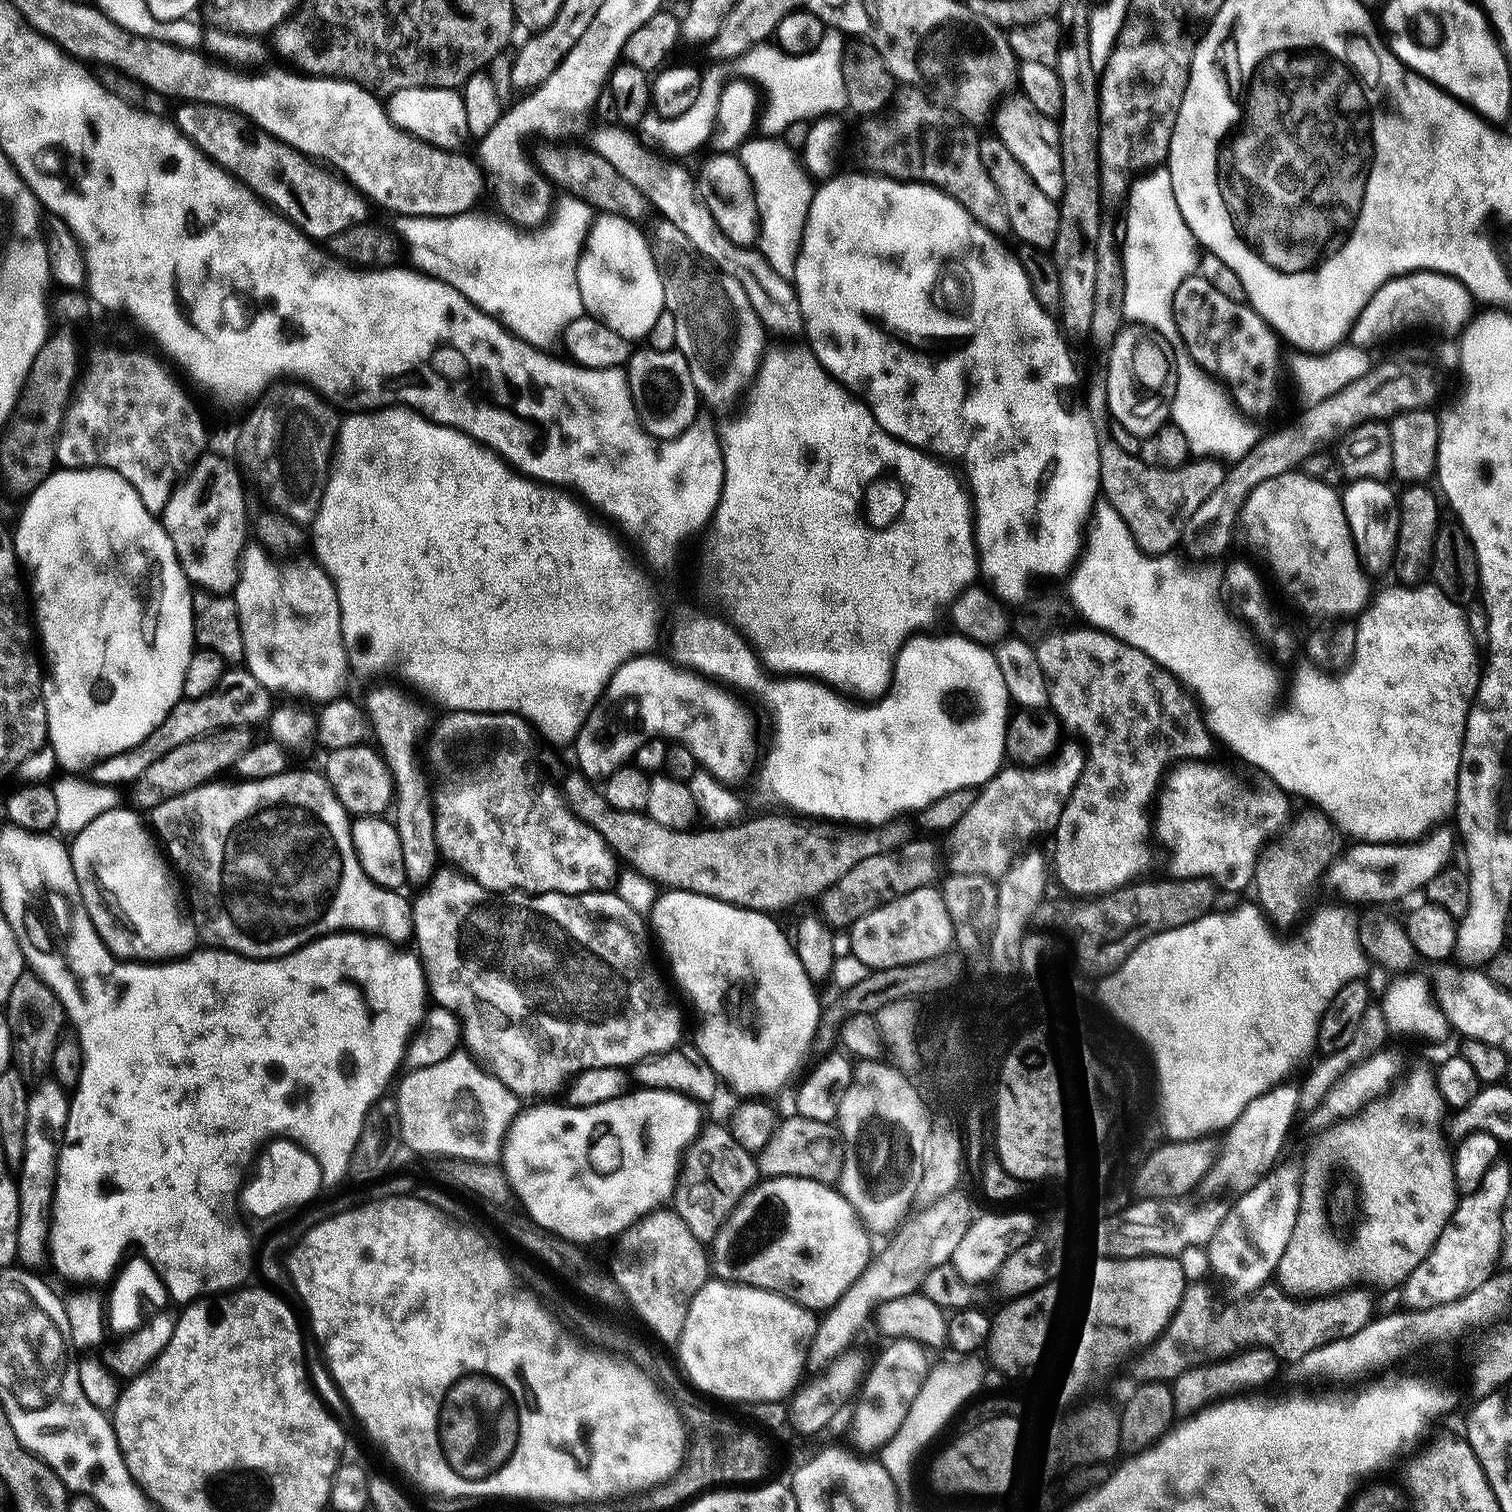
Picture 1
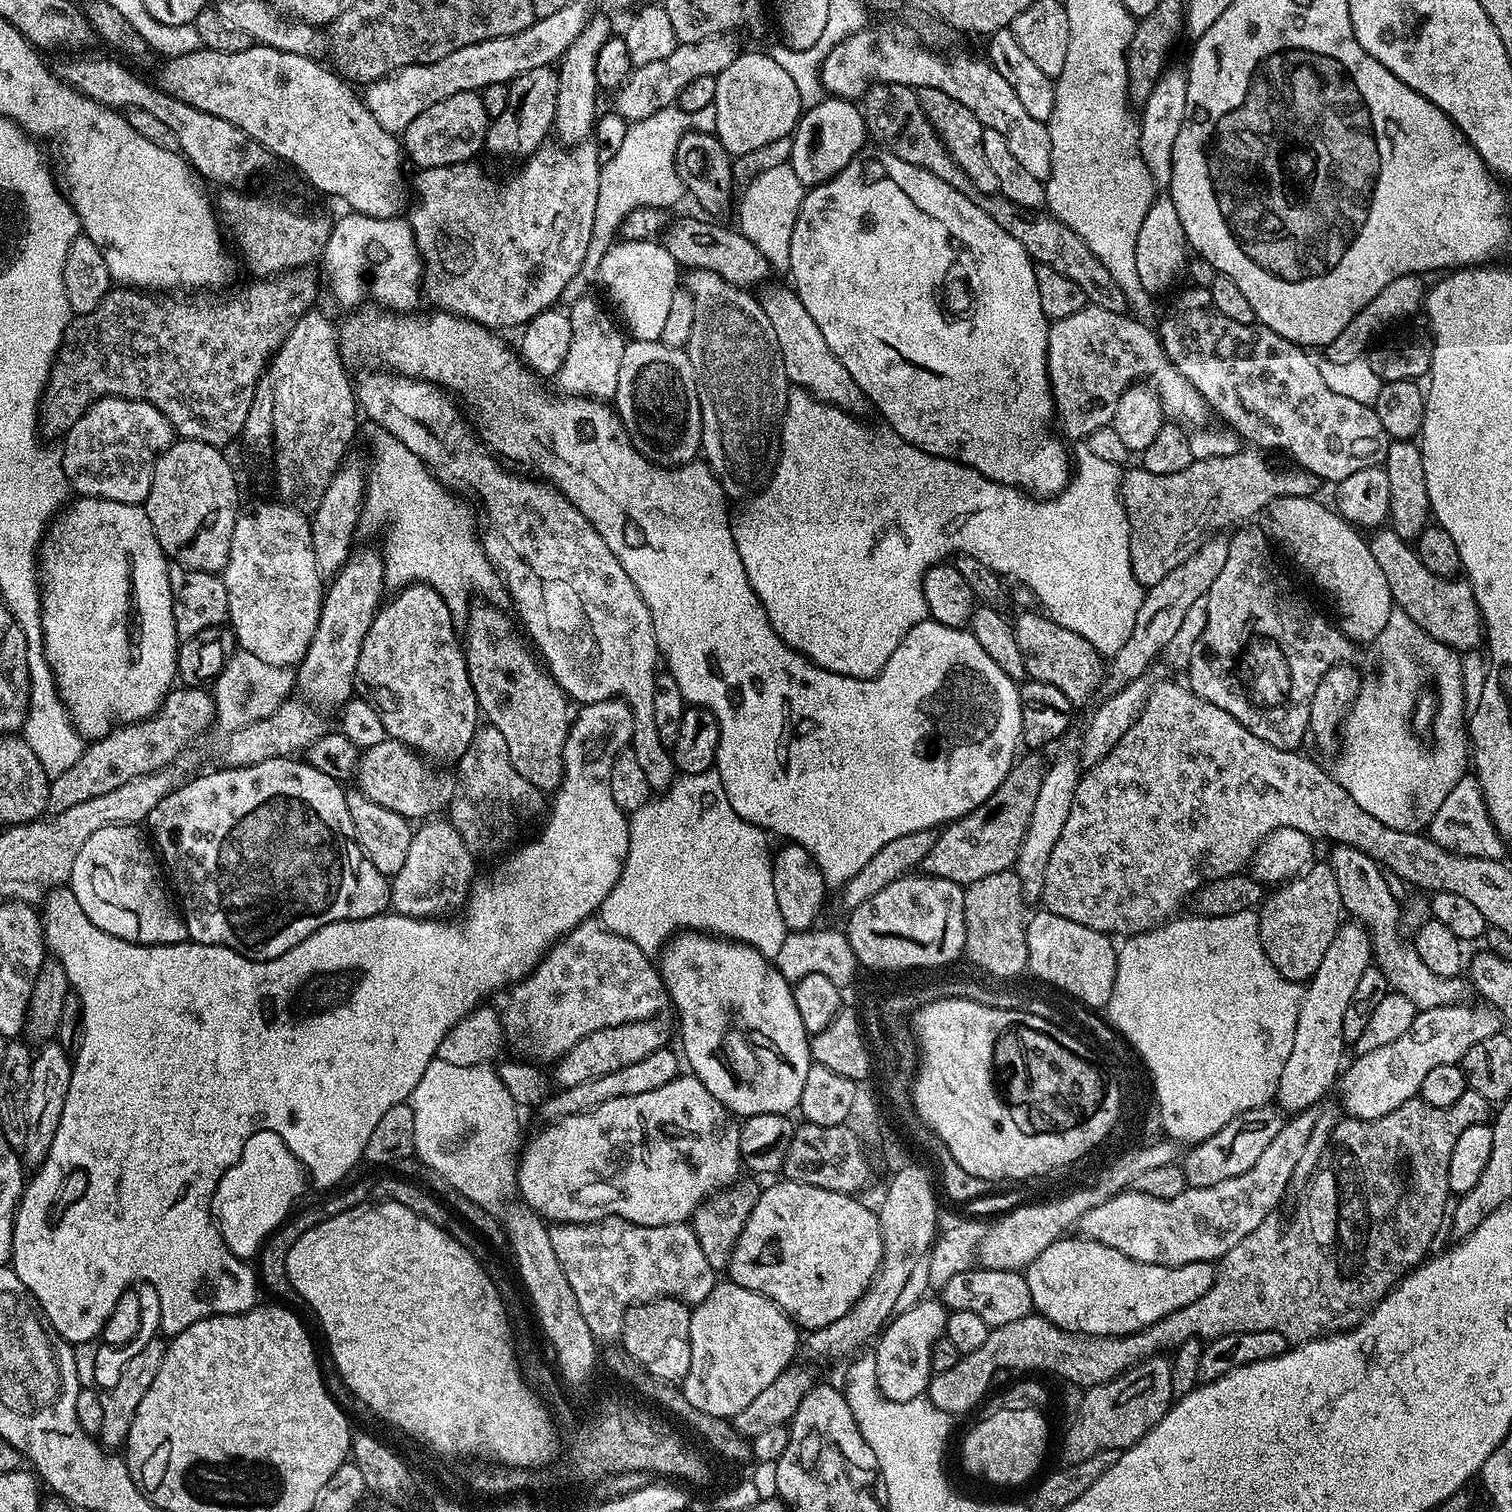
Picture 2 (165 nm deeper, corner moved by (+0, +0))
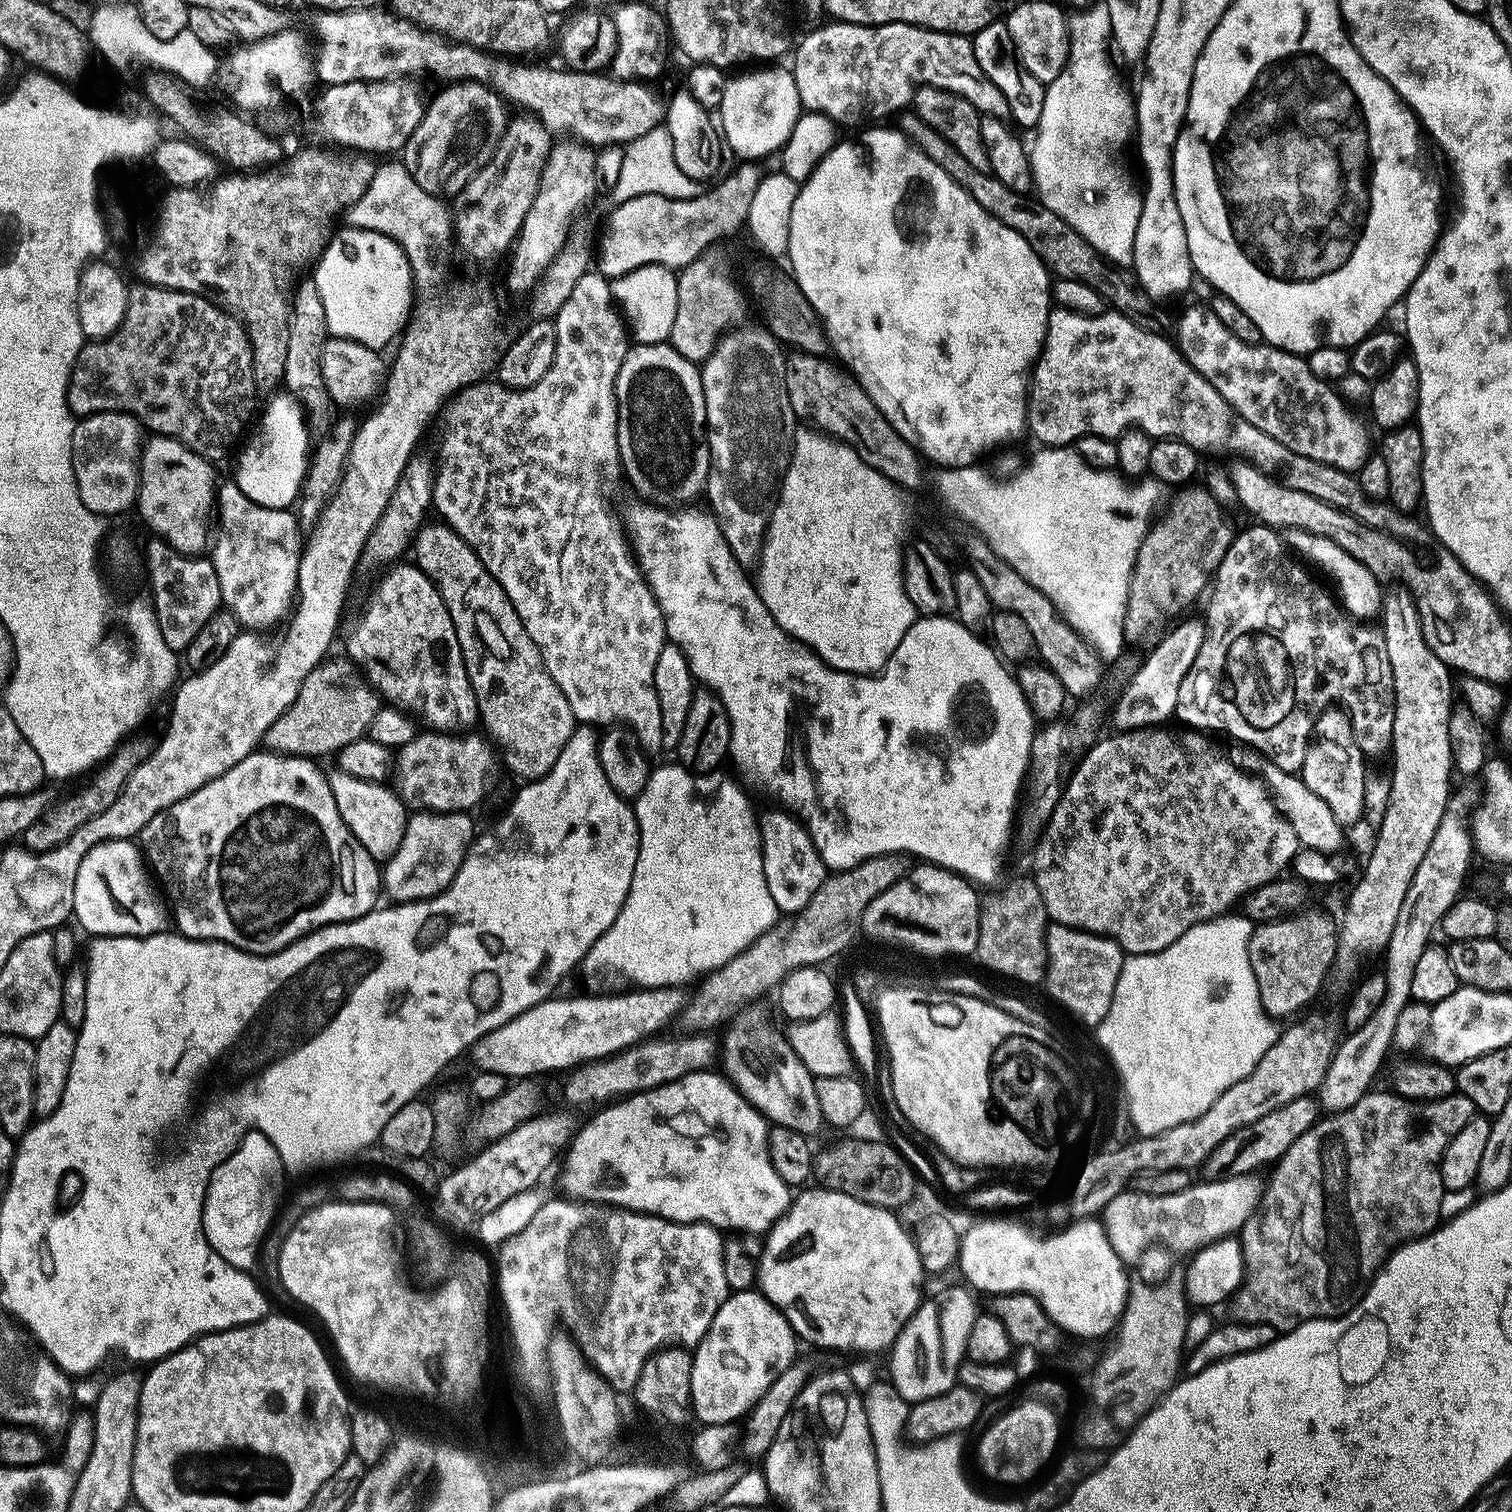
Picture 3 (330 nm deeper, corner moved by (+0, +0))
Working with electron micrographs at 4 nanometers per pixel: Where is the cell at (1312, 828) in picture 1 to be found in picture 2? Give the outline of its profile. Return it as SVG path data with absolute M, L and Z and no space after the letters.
M1316 862L1302 876L1281 883L1276 890L1277 892L1273 896L1271 893L1258 908L1260 941L1264 947L1264 953L1266 958L1270 958L1274 970L1278 970L1278 974L1282 974L1282 978L1307 982L1312 979L1313 974L1318 970L1318 962L1322 962L1330 942L1334 942L1334 934L1342 923L1344 907L1338 894L1338 881L1334 878L1331 863L1320 864L1320 862Z

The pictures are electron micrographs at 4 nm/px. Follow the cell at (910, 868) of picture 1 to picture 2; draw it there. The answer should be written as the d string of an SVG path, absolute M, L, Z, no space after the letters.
M1040 754L1021 755L1008 771L1008 777L1000 783L998 790L982 802L970 814L953 820L937 835L936 844L926 854L922 868L927 875L946 878L950 882L967 886L986 878L986 874L1007 872L1018 858L1022 838L1030 826L1030 814L1034 814L1034 802L1038 790L1042 790L1042 778L1046 760Z

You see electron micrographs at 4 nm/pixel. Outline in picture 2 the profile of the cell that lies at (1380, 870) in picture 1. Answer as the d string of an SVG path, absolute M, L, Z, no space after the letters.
M1465 774L1458 786L1454 786L1454 790L1446 794L1446 802L1442 802L1440 809L1432 815L1426 832L1438 846L1463 856L1477 856L1488 860L1504 860L1506 856L1506 841L1498 834L1488 813L1480 781L1472 774Z

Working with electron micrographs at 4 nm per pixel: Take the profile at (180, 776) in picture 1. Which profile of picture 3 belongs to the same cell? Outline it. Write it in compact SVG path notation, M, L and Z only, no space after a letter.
M325 659L306 678L298 698L283 712L264 735L265 749L285 756L317 758L339 753L350 742L365 739L382 707L377 689L366 679L365 673L352 660Z

